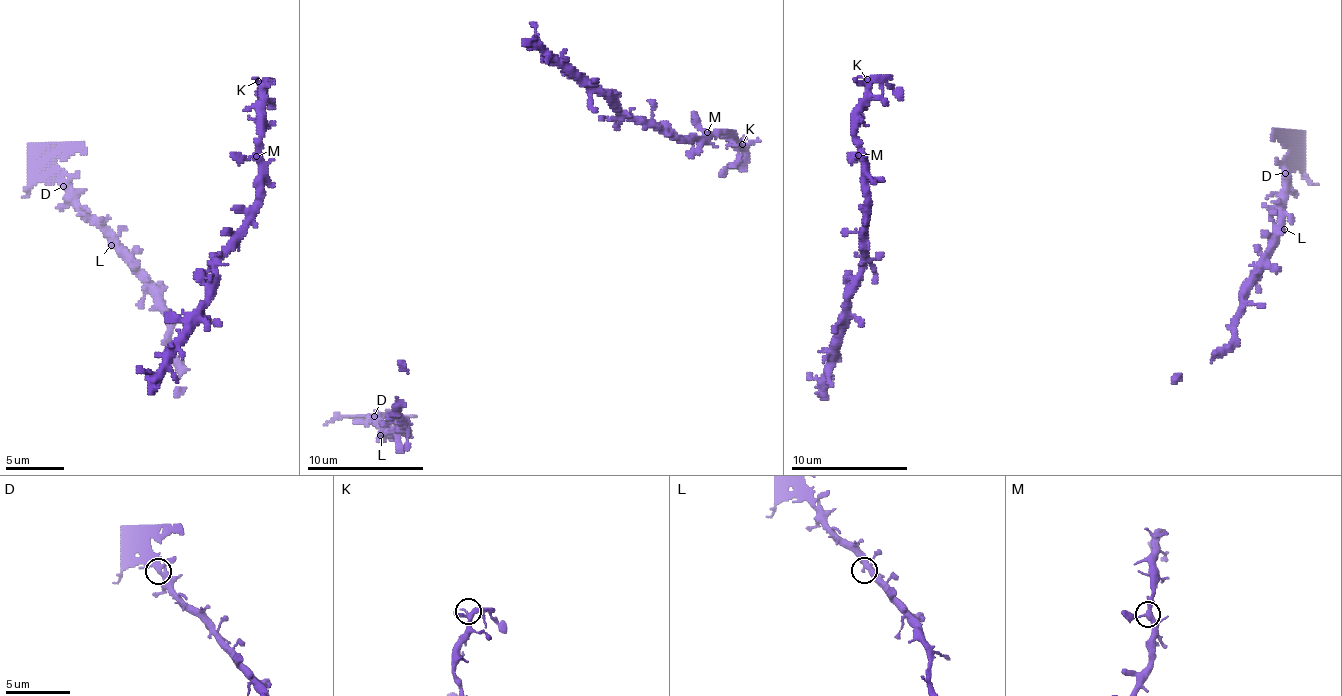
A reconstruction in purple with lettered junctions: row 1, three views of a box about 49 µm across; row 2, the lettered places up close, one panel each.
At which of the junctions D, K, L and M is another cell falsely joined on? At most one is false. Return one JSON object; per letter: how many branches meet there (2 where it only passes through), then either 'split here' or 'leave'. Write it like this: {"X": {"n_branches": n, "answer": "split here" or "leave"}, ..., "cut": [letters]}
{"D": {"n_branches": 3, "answer": "split here"}, "K": {"n_branches": 3, "answer": "leave"}, "L": {"n_branches": 3, "answer": "leave"}, "M": {"n_branches": 3, "answer": "leave"}, "cut": ["D"]}

